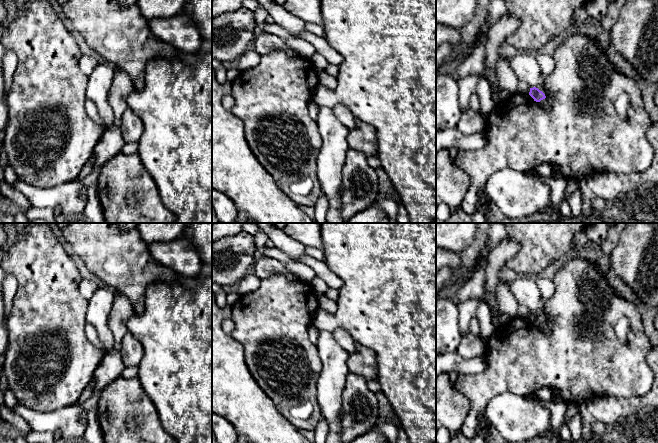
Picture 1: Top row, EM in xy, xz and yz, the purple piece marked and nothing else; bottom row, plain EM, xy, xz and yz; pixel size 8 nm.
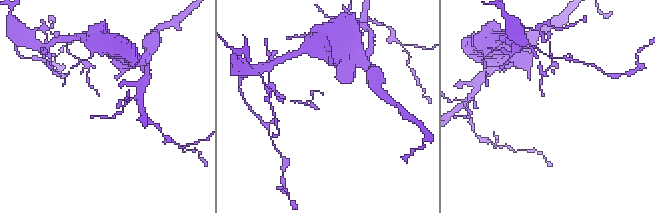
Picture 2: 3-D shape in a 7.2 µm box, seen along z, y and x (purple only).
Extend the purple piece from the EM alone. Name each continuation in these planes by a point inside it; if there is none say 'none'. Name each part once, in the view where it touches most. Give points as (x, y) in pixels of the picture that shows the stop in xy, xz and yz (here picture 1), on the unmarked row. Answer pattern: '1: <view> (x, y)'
none

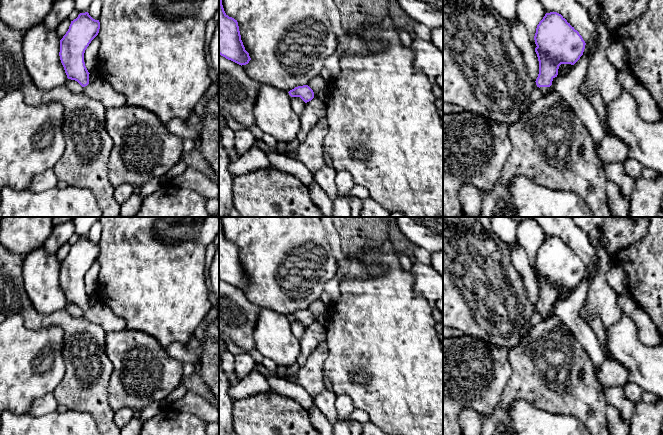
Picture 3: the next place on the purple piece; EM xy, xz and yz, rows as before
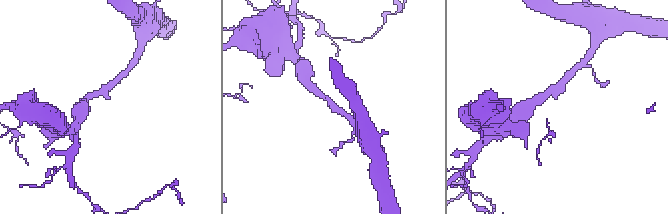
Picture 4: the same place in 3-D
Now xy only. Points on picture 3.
1: xy (100, 314)

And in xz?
1: xz (323, 318)

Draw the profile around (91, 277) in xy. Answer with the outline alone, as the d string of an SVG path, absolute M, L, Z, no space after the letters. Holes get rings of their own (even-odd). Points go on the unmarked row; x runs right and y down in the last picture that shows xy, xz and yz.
M98 259L91 265L84 277L85 290L89 297L98 293L98 278L100 272L100 264Z

